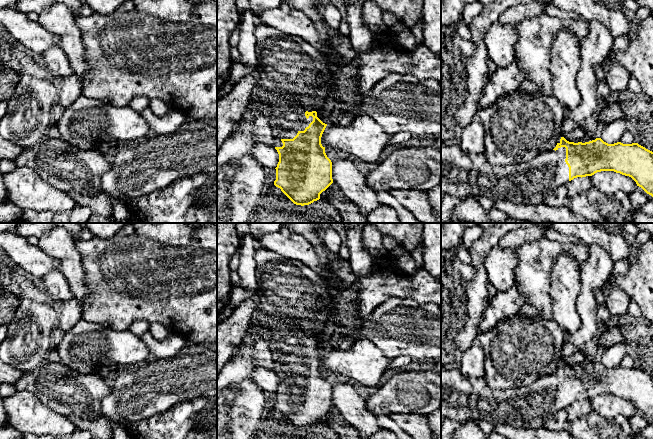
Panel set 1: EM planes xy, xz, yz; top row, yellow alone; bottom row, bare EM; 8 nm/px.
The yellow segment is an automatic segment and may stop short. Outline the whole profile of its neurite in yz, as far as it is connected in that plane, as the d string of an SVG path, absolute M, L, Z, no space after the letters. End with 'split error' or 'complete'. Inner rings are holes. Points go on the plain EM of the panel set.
M561 361L554 373L544 375L530 384L498 390L492 389L483 377L464 377L459 368L448 370L441 366L441 415L459 423L484 420L518 429L538 429L544 427L558 411L568 409L574 402L592 400L601 395L629 400L653 421L653 376L638 367L608 368L601 362L574 367Z; split error

